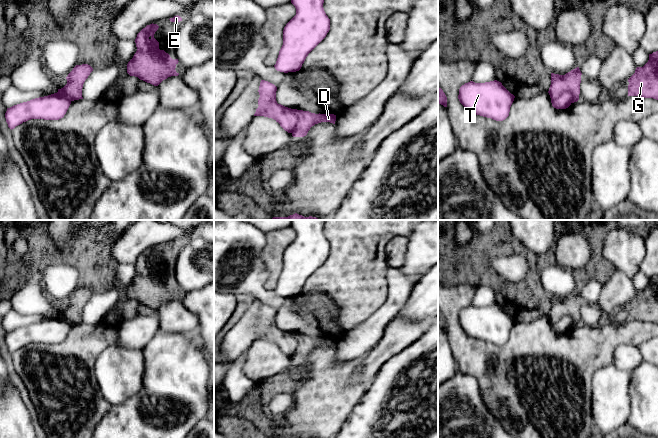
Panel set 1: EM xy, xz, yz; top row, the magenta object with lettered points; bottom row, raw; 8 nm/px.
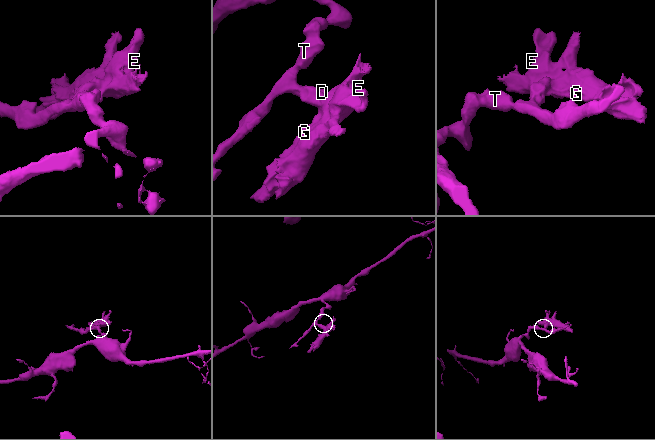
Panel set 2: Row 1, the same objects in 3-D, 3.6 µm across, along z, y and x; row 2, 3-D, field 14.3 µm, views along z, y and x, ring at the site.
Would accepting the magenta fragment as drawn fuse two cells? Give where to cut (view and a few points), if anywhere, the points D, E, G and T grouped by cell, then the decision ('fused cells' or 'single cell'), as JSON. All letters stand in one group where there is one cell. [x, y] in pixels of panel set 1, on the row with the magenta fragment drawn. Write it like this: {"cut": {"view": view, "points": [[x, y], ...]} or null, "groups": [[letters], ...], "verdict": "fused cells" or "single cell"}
{"cut": {"view": "yz", "points": [[572, 95], [562, 93], [551, 99]]}, "groups": [["D", "E", "G"], ["T"]], "verdict": "fused cells"}

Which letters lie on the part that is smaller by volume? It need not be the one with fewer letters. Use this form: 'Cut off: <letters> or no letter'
Cut off: D, E, G

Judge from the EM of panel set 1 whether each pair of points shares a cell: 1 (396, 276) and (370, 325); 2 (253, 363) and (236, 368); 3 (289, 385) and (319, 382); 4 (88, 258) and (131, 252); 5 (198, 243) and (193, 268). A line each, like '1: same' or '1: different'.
1: same
2: different
3: different
4: different
5: same

